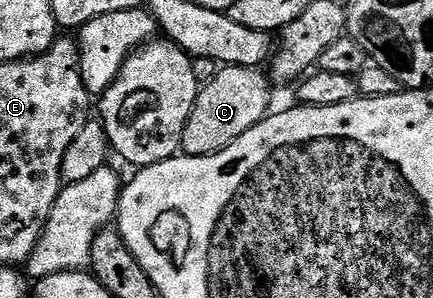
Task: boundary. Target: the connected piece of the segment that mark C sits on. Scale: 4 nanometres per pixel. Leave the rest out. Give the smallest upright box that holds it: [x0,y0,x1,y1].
[181,66,271,155]

